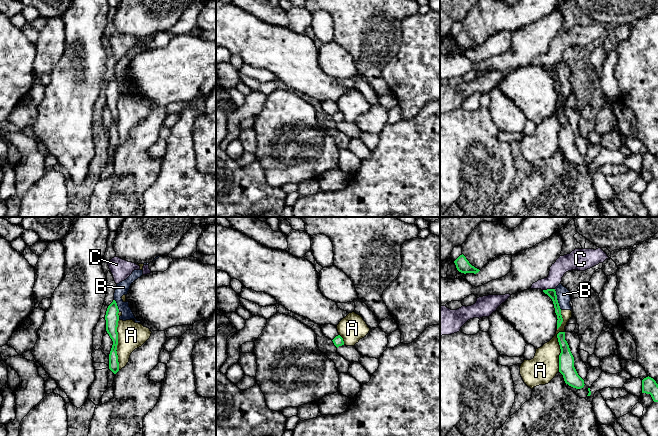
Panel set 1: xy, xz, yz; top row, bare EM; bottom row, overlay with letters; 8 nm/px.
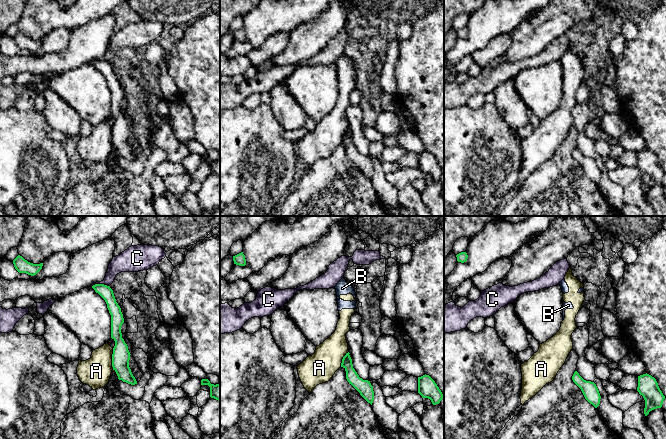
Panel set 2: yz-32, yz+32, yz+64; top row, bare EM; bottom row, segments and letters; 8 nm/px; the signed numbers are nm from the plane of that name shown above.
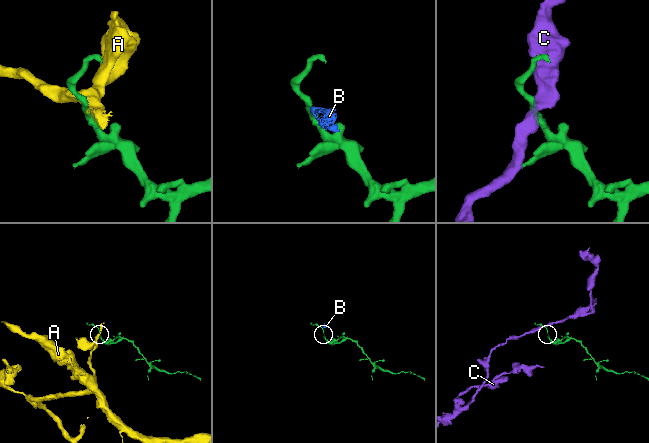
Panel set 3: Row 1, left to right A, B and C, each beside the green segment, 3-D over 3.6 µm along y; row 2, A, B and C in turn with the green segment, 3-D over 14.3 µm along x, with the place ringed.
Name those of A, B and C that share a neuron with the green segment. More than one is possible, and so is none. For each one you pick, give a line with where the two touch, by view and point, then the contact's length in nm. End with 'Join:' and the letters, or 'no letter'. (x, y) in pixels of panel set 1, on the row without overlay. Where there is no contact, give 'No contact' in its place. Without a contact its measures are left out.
Join: no letter

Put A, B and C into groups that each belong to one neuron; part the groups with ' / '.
A B / C

